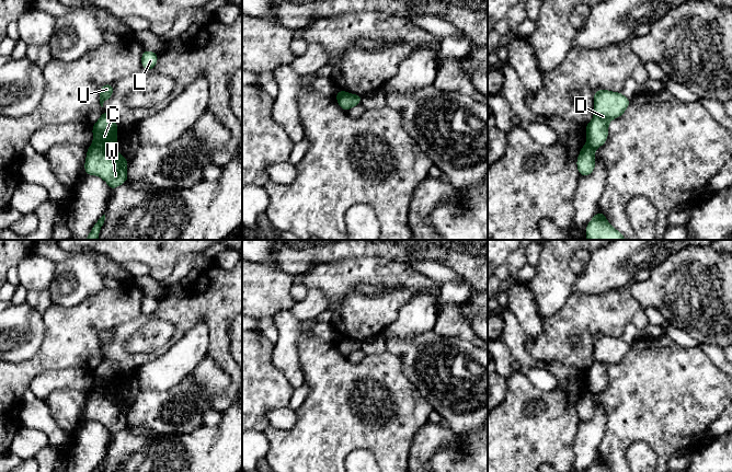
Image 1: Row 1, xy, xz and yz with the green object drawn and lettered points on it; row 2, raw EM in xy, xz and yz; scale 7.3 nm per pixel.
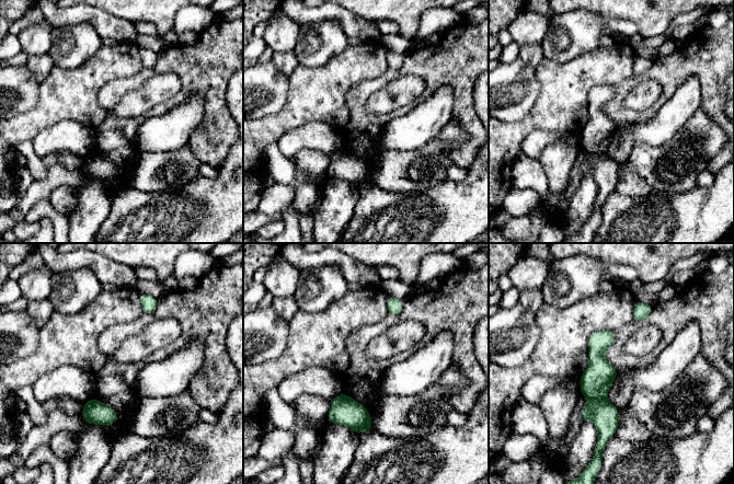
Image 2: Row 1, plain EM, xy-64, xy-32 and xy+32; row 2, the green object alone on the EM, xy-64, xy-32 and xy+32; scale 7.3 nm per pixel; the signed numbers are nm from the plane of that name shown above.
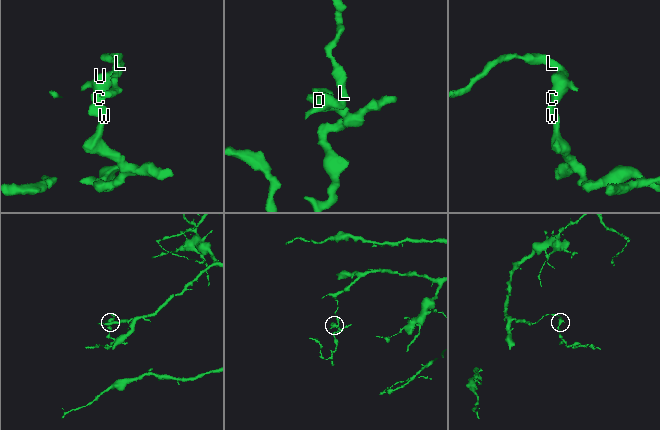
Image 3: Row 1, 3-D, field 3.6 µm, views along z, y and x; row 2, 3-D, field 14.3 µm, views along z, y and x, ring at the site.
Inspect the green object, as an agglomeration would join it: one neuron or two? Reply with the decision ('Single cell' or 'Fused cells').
Fused cells

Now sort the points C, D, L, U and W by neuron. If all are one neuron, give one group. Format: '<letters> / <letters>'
C D L U / W

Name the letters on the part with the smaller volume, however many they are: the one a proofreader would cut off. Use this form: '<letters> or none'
W

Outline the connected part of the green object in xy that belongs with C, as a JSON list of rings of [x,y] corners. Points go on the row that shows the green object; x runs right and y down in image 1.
[[[103,110],[99,120],[91,128],[93,131],[93,146],[116,150],[117,146],[116,118]]]

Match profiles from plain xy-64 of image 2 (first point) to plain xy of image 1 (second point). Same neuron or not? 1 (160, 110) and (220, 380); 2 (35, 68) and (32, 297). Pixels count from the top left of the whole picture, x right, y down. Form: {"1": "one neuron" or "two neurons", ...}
{"1": "two neurons", "2": "one neuron"}

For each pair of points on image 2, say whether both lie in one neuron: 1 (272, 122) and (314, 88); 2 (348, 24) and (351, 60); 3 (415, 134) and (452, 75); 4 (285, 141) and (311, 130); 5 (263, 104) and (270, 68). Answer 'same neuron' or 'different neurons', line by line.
1: same neuron
2: different neurons
3: different neurons
4: same neuron
5: same neuron

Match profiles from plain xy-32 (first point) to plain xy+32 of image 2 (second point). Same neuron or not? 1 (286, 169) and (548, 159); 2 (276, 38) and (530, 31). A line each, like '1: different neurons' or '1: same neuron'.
1: different neurons
2: same neuron

